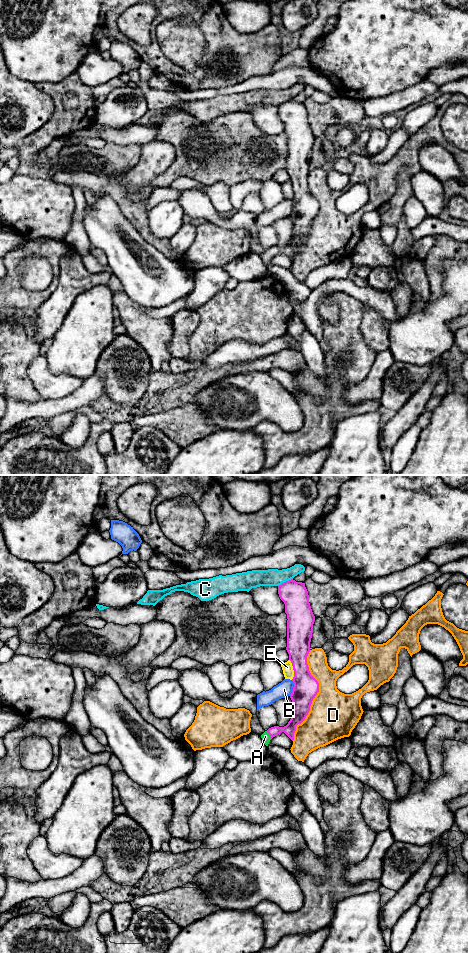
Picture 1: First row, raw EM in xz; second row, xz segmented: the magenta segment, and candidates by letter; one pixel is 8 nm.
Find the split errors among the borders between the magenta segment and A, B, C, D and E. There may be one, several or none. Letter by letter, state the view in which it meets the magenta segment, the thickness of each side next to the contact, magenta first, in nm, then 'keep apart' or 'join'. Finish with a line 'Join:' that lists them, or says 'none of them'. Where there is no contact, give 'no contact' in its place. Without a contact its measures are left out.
A: xz | 90/70 nm | join
B: xz | 200/130 nm | keep apart
C: xz | 220/140 nm | keep apart
D: xz | 200/380 nm | keep apart
E: xz | 200/90 nm | keep apart
Join: A

